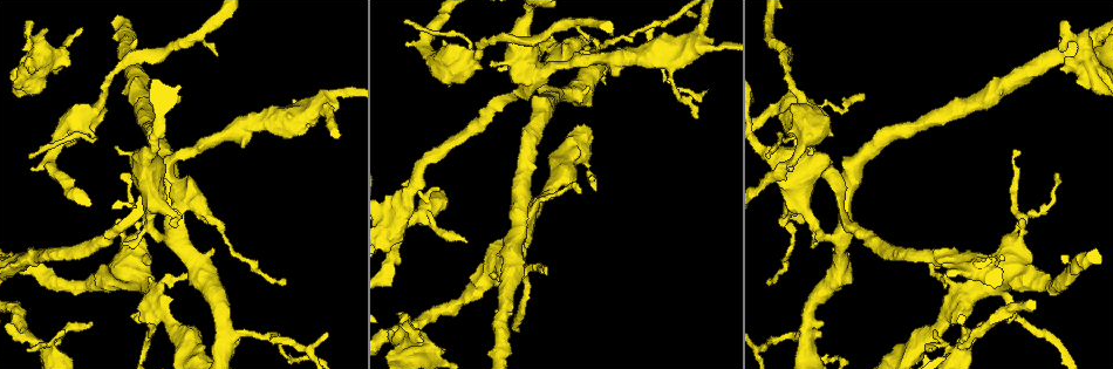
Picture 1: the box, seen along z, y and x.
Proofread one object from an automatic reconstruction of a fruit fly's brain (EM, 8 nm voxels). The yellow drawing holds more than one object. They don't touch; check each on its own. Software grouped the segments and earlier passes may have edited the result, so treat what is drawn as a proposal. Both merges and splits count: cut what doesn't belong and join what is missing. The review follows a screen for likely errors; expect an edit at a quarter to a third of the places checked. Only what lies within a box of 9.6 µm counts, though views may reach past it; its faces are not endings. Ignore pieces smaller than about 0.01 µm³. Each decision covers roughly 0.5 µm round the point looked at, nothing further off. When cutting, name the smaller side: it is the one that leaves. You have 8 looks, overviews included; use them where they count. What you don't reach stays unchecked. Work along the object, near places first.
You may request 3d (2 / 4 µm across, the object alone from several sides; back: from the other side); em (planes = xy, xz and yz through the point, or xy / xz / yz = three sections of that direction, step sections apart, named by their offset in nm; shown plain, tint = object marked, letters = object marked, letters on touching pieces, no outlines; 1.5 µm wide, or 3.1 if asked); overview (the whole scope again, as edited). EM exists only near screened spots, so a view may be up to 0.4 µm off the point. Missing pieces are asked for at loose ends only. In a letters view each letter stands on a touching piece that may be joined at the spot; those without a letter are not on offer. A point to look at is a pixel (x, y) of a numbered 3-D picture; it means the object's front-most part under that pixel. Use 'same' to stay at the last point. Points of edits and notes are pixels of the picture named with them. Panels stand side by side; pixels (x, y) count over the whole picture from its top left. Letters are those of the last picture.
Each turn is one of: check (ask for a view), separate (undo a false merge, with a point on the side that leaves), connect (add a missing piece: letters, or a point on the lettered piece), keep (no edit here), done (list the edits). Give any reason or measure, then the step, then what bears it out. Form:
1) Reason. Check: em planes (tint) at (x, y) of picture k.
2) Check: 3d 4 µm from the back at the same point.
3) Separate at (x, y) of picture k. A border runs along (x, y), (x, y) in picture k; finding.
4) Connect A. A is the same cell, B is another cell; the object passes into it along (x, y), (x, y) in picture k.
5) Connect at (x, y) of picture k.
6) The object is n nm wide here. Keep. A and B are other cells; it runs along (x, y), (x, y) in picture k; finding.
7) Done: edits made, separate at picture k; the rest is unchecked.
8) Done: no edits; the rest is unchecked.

Check: 3d 4 µm from the back at (226, 334) of picture 1.

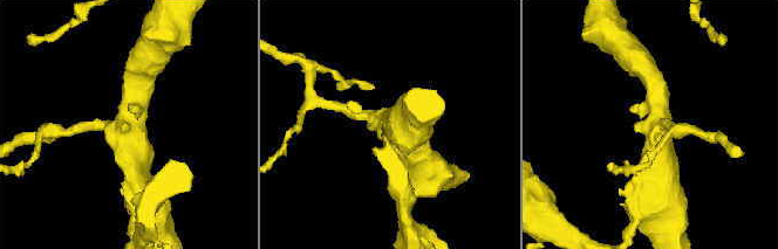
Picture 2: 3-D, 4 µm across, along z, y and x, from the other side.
3 arms meet here; the arms are 170, 360, 400 nm wide. Check: em xy step 8 (tint) at (657, 125) of picture 2.

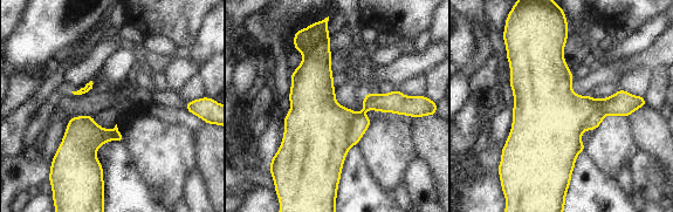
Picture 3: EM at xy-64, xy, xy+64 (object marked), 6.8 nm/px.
Check: em planes (letters) at the same point.

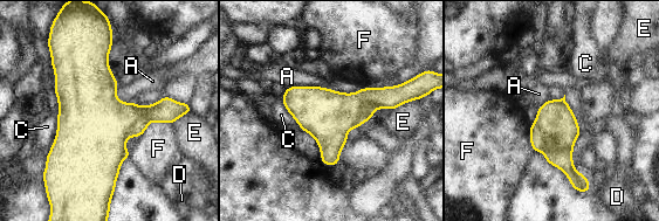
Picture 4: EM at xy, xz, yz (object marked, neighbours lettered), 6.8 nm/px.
Separate at (98, 123) of picture 4. A, C, D, E and F are other cells; a border runs along (149, 122), (139, 117), (125, 138) in picture 4; a second cell is stuck on.

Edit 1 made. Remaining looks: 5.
Redraw. Check: overview.

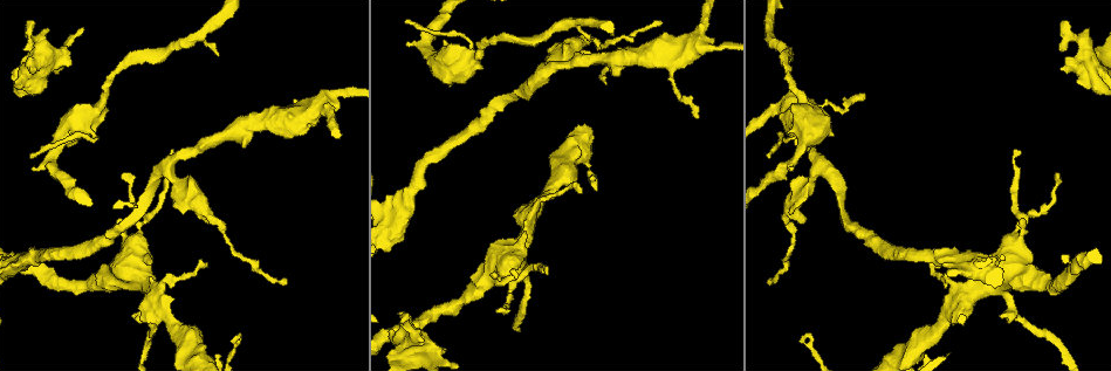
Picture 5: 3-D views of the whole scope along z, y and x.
Thick end. Check: em xz step 4 (tint) at (30, 70) of picture 5.

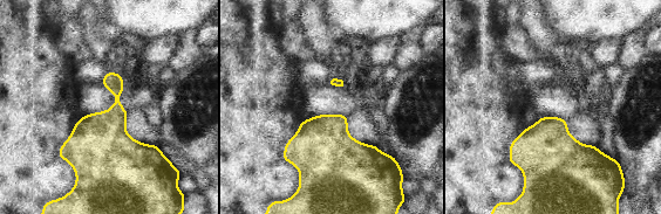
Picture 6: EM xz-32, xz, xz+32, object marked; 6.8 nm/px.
Check: em planes (letters) at the same point.

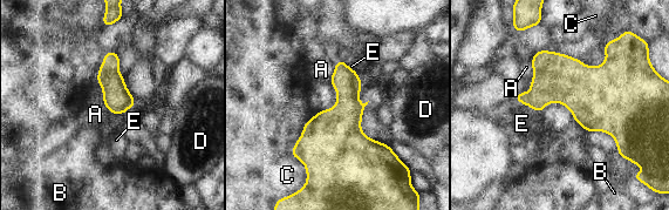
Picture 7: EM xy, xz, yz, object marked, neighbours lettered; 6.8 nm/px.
The object is 280 nm wide here. Connect E. E is the same cell, A, B, C and D are other cells; the object passes into it along (554, 80), (527, 104), (521, 123) in picture 7; the cell continues.

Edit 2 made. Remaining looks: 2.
Done: edits made, separate at picture 4, connect at picture 7; the rest is unchecked.

